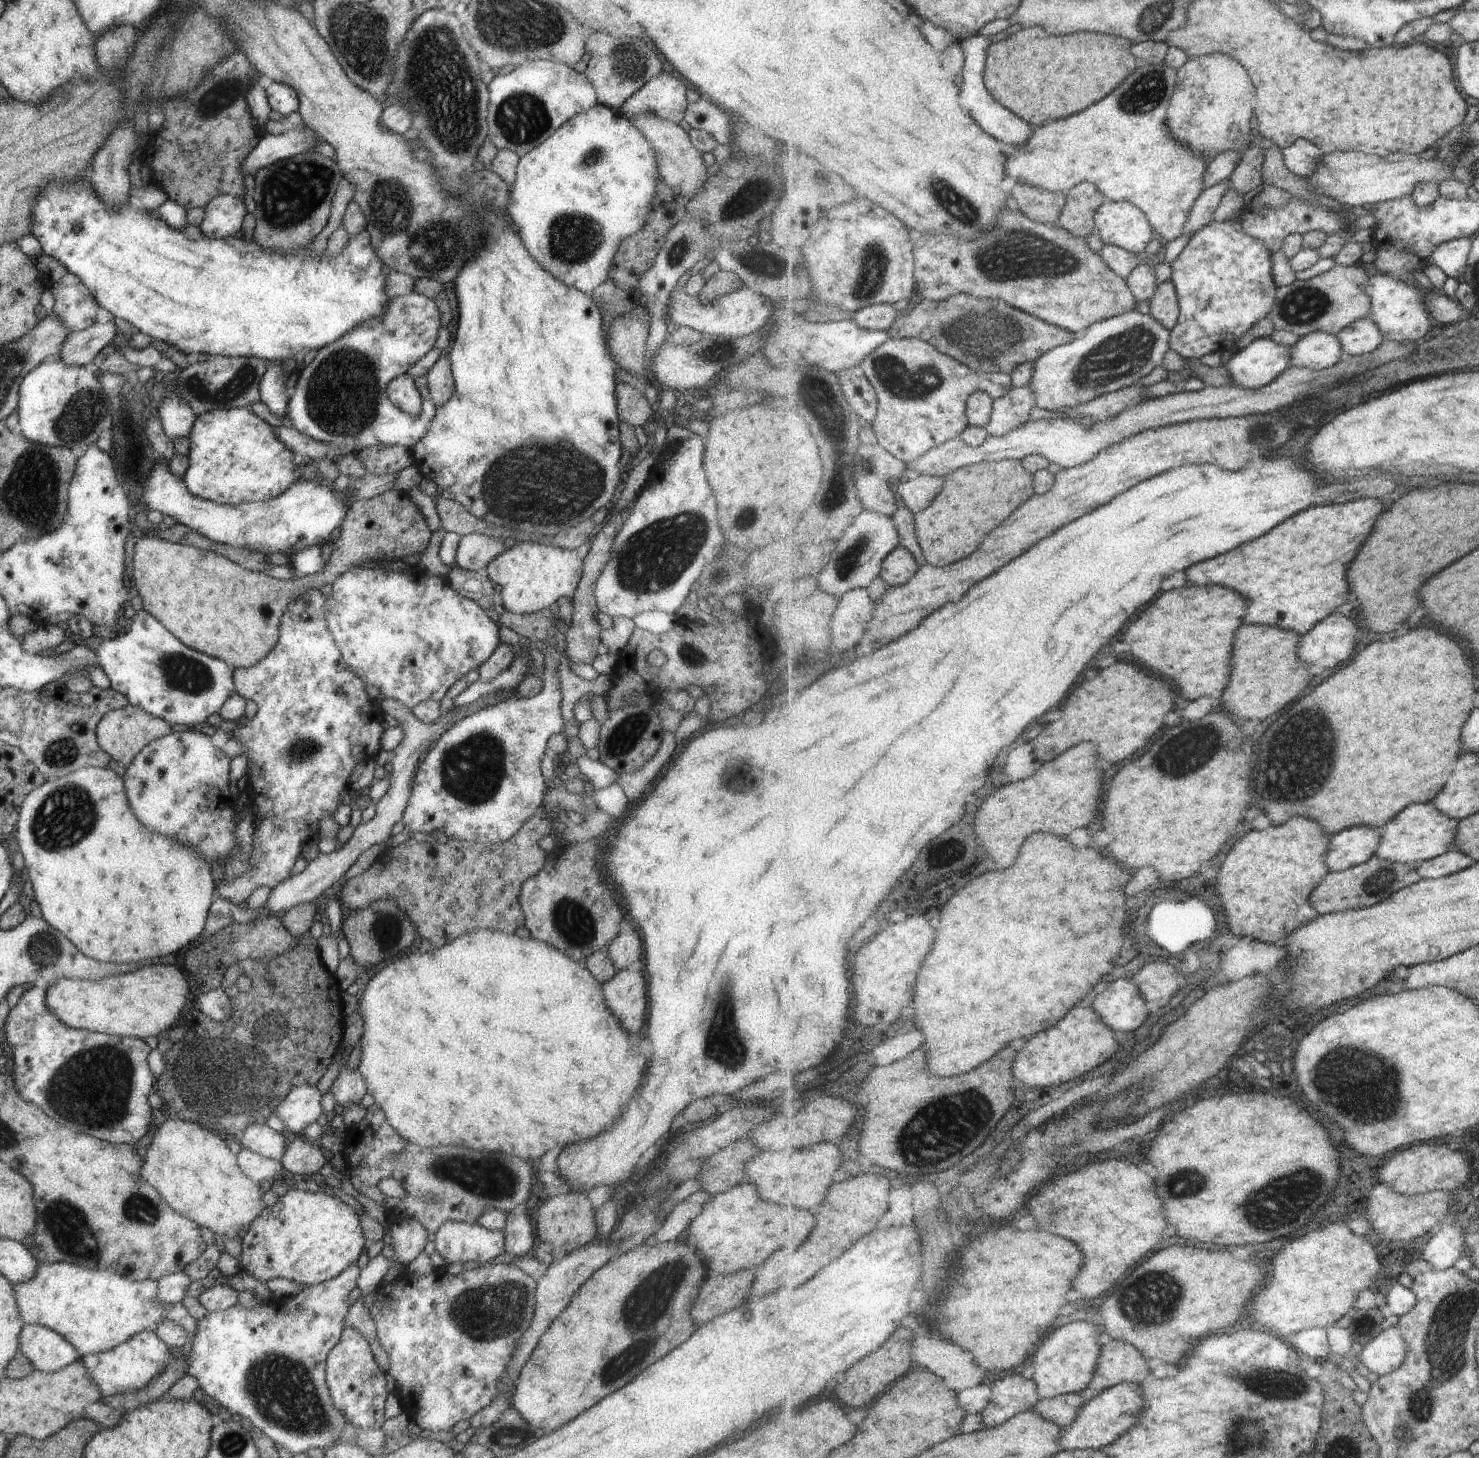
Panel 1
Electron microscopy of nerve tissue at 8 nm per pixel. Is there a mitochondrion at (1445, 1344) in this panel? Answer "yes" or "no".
yes

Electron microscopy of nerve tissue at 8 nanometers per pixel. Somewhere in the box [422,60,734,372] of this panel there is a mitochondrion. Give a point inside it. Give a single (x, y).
(572, 238)

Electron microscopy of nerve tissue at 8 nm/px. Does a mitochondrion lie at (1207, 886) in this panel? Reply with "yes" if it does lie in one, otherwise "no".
no

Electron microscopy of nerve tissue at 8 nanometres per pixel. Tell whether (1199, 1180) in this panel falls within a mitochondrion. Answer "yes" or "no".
yes

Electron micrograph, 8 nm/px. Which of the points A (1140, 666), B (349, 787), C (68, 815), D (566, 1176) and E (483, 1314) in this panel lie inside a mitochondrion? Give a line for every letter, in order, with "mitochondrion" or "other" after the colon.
A: other
B: other
C: mitochondrion
D: other
E: mitochondrion

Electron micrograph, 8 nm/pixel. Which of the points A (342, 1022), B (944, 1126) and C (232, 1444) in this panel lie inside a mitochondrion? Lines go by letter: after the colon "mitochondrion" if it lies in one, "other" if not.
A: other
B: mitochondrion
C: mitochondrion

